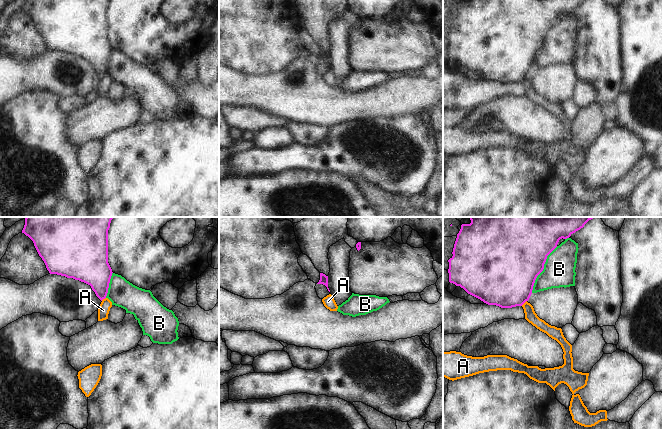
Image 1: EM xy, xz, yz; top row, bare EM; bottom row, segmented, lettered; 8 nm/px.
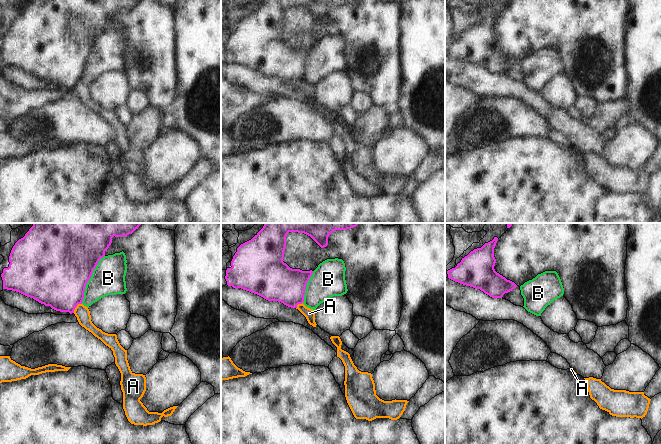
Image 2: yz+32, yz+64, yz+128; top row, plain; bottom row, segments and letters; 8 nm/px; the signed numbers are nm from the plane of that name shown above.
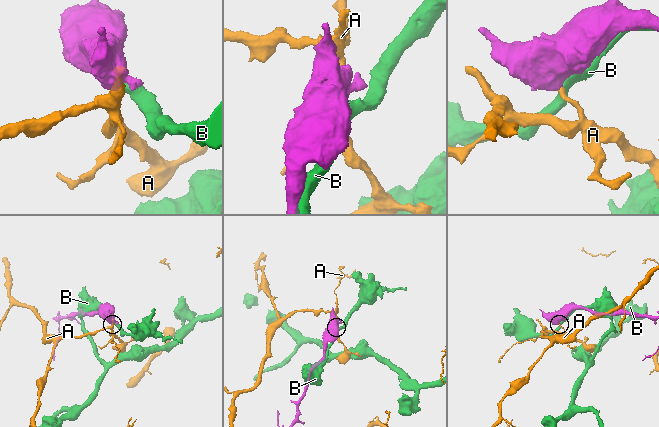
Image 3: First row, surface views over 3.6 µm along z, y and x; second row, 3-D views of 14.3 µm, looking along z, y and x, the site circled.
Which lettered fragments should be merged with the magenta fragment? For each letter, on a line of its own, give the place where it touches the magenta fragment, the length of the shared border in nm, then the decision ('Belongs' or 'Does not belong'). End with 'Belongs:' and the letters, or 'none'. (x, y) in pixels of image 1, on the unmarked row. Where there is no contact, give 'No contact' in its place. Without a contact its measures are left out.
A: Touches magenta at yz (523, 79). Shared border 60 nm. Does not belong
B: Touches magenta at yz (543, 44). Shared border 440 nm. Does not belong
Belongs: none.

